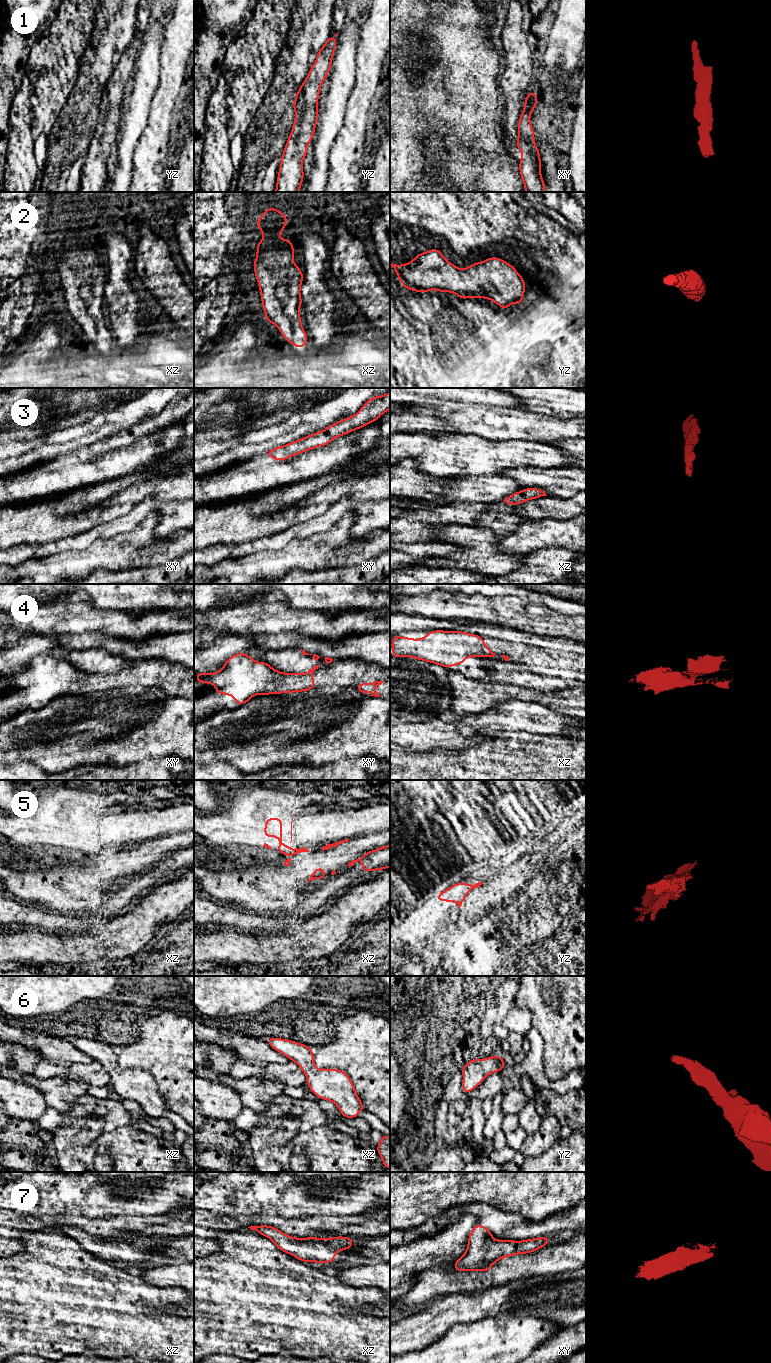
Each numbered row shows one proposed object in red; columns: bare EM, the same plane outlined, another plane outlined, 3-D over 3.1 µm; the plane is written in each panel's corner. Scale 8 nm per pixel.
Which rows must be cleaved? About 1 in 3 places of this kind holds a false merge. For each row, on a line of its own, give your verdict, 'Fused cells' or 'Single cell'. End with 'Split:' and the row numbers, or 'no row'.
1: Single cell
2: Single cell
3: Single cell
4: Fused cells
5: Single cell
6: Single cell
7: Single cell
Split: 4

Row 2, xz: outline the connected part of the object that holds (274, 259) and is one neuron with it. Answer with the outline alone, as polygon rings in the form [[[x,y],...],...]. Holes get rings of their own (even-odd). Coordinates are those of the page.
[[[267,208],[257,220],[256,225],[265,237],[255,245],[254,272],[266,322],[274,323],[287,342],[303,348],[307,343],[299,315],[303,272],[293,263],[292,242],[274,236],[283,232],[287,223],[286,214],[277,208]]]

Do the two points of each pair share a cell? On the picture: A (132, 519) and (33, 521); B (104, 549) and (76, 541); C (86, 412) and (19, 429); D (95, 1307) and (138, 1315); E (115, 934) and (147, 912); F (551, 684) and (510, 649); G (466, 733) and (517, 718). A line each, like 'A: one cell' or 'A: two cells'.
A: two cells
B: two cells
C: one cell
D: one cell
E: one cell
F: one cell
G: one cell

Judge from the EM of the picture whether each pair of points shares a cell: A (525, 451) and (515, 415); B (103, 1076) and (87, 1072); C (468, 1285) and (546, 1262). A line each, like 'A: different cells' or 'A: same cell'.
A: different cells
B: same cell
C: same cell

